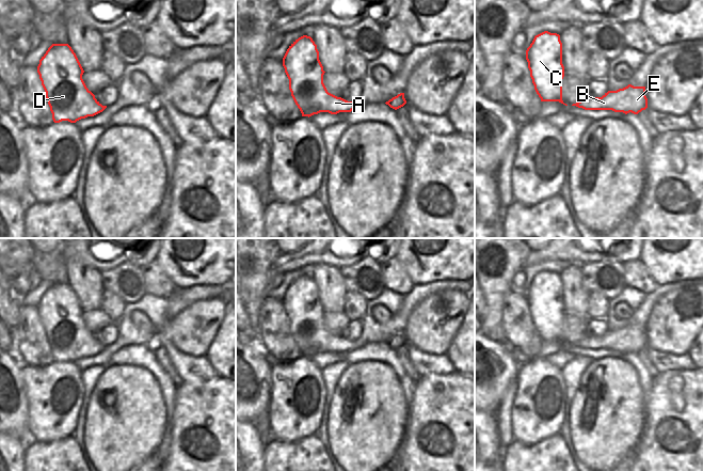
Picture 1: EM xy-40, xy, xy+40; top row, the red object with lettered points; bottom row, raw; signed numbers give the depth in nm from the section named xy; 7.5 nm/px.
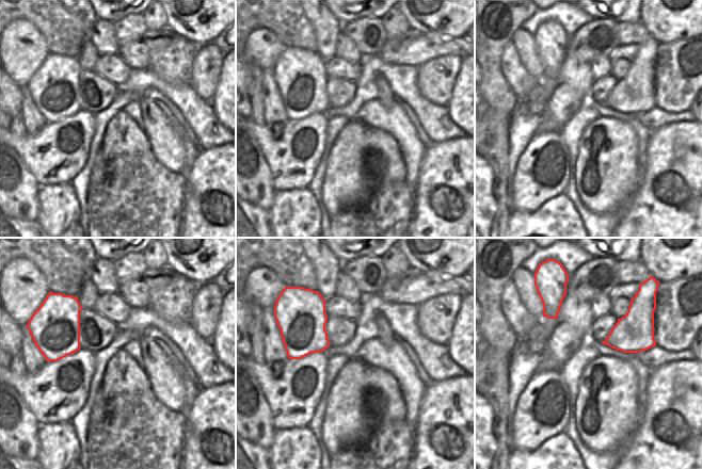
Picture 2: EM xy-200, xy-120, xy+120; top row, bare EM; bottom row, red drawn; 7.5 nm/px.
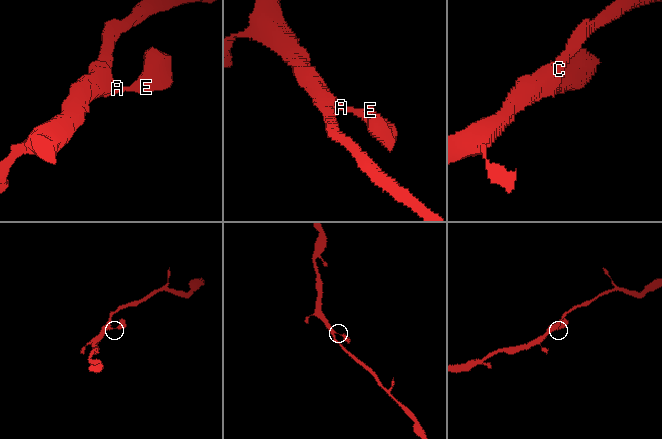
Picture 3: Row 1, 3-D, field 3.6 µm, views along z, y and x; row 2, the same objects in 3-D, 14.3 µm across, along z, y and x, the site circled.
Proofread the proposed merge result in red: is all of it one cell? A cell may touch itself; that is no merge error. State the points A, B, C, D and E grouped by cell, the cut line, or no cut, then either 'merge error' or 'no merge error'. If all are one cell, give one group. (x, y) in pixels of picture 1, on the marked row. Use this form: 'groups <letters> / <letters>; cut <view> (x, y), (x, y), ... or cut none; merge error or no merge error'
groups A B C D E; cut none; no merge error

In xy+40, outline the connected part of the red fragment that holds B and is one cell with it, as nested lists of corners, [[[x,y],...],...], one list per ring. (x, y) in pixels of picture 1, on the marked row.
[[[628,84],[617,91],[608,91],[602,97],[585,97],[572,106],[585,110],[612,110],[625,114],[629,112],[638,114],[648,108],[648,98],[645,87]]]

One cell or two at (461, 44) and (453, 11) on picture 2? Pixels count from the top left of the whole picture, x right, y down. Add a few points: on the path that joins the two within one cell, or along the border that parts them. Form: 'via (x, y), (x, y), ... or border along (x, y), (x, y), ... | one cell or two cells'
border along (463, 36), (435, 39) | two cells

